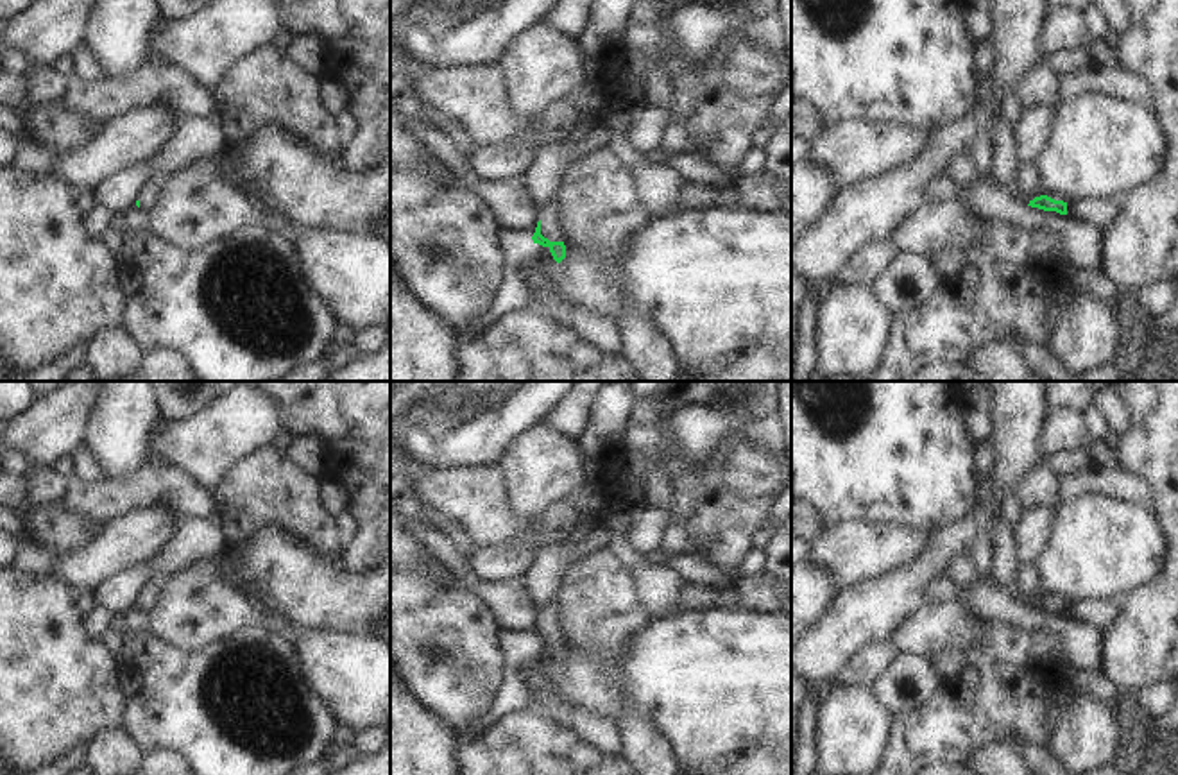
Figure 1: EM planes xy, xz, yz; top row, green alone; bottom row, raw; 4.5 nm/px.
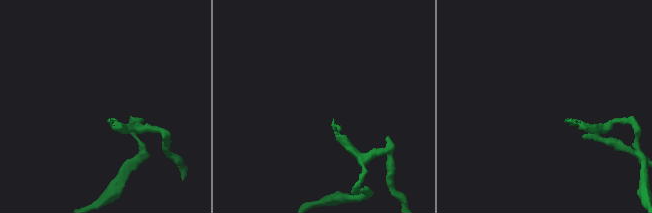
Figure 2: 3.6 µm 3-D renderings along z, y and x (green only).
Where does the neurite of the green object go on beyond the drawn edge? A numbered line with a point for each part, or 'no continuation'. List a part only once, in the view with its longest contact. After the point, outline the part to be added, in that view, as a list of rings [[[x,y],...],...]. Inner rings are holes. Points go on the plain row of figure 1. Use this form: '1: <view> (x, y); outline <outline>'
1: xz (552, 629); outline [[[559,598],[541,610],[541,635],[550,643],[564,643],[568,639],[559,616]]]

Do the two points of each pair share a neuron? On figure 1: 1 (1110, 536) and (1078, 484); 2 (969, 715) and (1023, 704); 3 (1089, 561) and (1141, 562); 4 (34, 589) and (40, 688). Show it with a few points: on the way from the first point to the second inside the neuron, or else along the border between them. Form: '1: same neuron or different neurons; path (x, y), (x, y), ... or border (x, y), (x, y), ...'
1: different neurons; border (1125, 498), (1084, 491), (1060, 500)
2: same neuron; path (981, 713), (994, 704), (1010, 704)
3: same neuron; path (1101, 561), (1128, 561)
4: same neuron; path (34, 614), (34, 663)

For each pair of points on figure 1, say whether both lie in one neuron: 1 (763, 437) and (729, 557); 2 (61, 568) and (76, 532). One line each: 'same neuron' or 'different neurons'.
1: same neuron
2: different neurons

